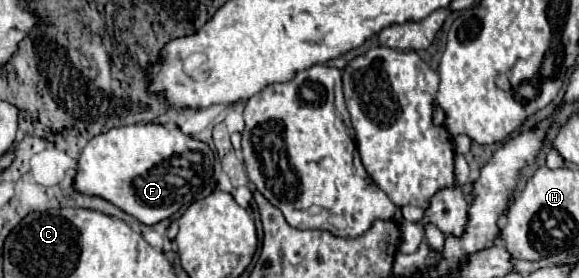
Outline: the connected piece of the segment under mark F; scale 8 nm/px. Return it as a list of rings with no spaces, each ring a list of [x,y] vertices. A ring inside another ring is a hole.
[[[160,123],[124,125],[110,129],[88,141],[78,159],[76,191],[86,195],[100,195],[102,199],[114,203],[122,211],[136,217],[140,223],[156,225],[164,219],[170,219],[184,205],[190,205],[208,185],[212,185],[214,161],[216,157],[208,143],[182,133],[176,125],[160,125]]]

